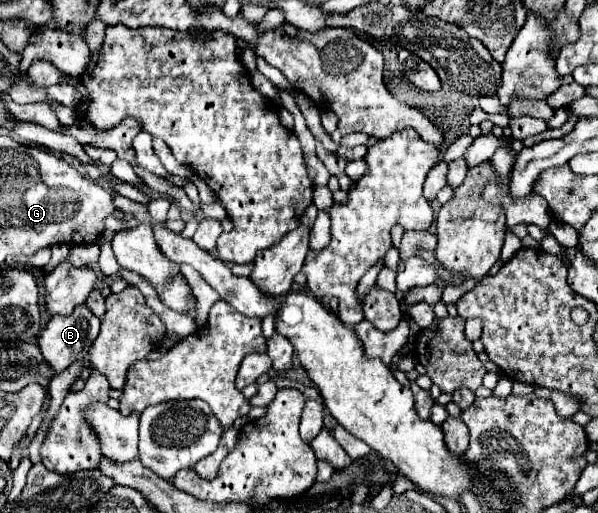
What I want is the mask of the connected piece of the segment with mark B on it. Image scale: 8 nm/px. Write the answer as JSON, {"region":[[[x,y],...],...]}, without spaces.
{"region":[[[85,303],[77,305],[71,315],[53,315],[51,317],[51,321],[47,323],[47,327],[43,329],[39,337],[39,347],[41,347],[45,361],[55,369],[55,373],[61,373],[71,363],[87,357],[89,347],[93,345],[95,337],[99,335],[99,325],[101,325],[99,317],[93,315]]]}

